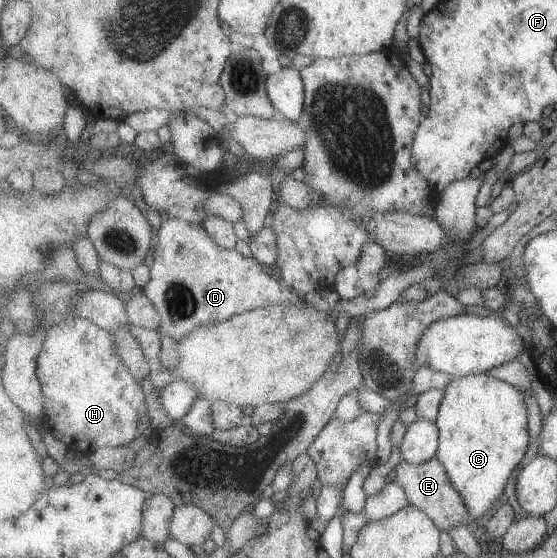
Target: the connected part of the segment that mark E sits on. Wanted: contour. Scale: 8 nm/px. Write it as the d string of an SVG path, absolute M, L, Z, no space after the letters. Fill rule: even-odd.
M437 456L428 460L427 463L418 464L418 466L400 459L394 468L395 477L393 480L404 486L410 503L420 508L424 514L431 516L442 532L447 533L452 528L456 528L458 524L466 524L469 521L468 516L472 516L472 514L466 508L464 496L456 490L451 477L448 476L447 468Z

